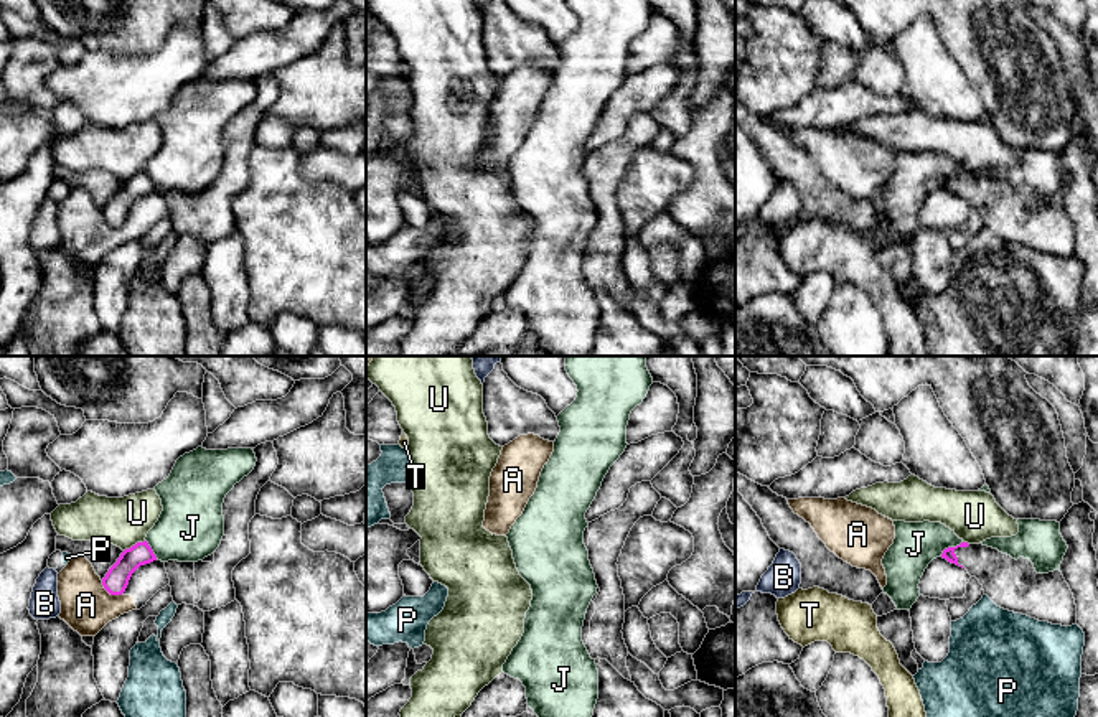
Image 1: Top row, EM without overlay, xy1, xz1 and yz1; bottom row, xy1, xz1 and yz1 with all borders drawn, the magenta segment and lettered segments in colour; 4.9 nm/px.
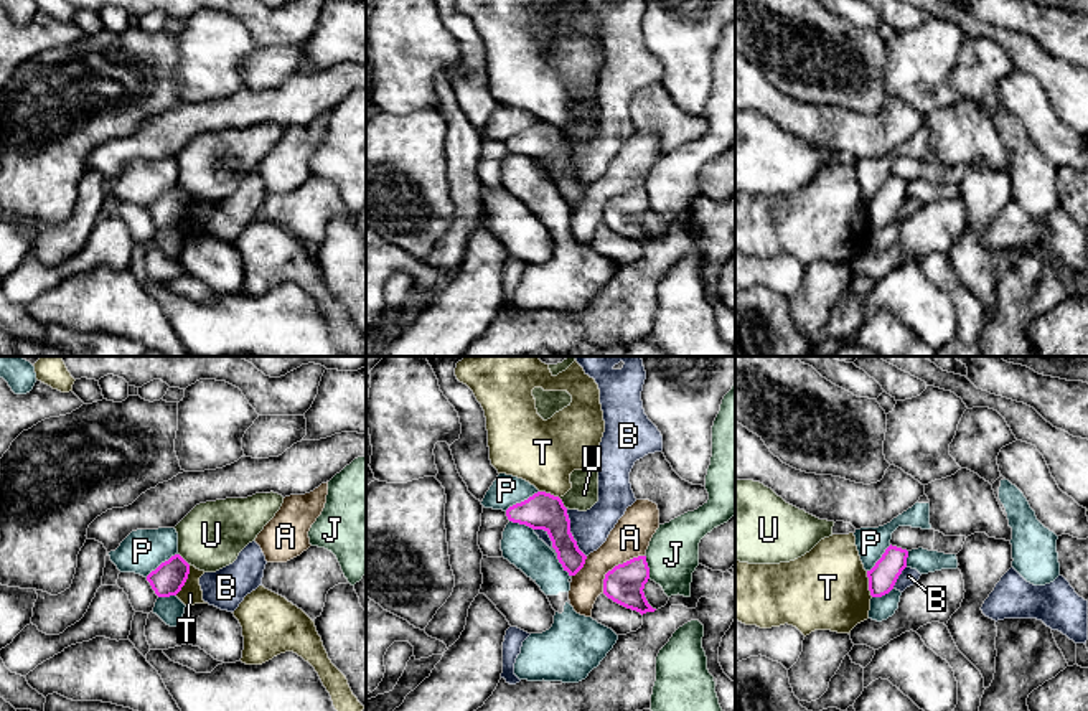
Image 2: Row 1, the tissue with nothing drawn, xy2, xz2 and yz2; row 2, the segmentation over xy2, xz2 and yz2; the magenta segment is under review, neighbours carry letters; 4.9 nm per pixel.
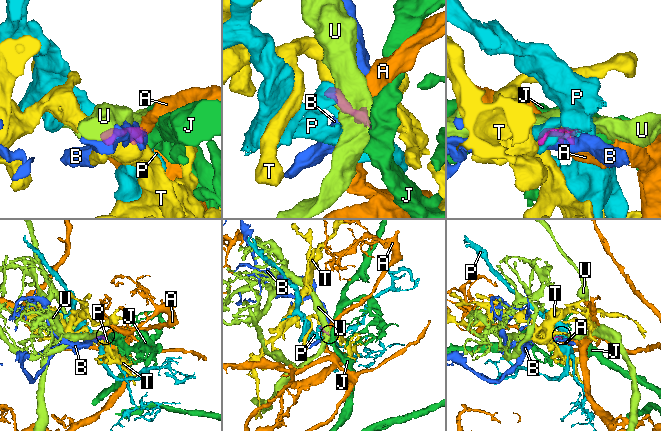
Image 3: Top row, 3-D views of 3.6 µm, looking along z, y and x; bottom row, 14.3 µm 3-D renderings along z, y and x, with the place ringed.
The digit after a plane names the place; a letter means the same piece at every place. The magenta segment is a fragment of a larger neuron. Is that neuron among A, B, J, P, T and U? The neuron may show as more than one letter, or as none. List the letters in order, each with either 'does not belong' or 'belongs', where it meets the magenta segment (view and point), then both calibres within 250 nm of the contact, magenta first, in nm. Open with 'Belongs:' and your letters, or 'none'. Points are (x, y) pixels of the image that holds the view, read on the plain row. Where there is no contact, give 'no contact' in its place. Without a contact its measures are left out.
Belongs: none
A: does not belong | xz2 (615, 197) | 190/190 nm
B: does not belong | xz2 (571, 164) | 180/180 nm
J: does not belong | yz1 (950, 178) | 60/220 nm
P: does not belong | xz2 (521, 132) | 180/160 nm
T: does not belong | xy2 (187, 208) | 160/110 nm
U: does not belong | xy1 (136, 175) | 120/240 nm

